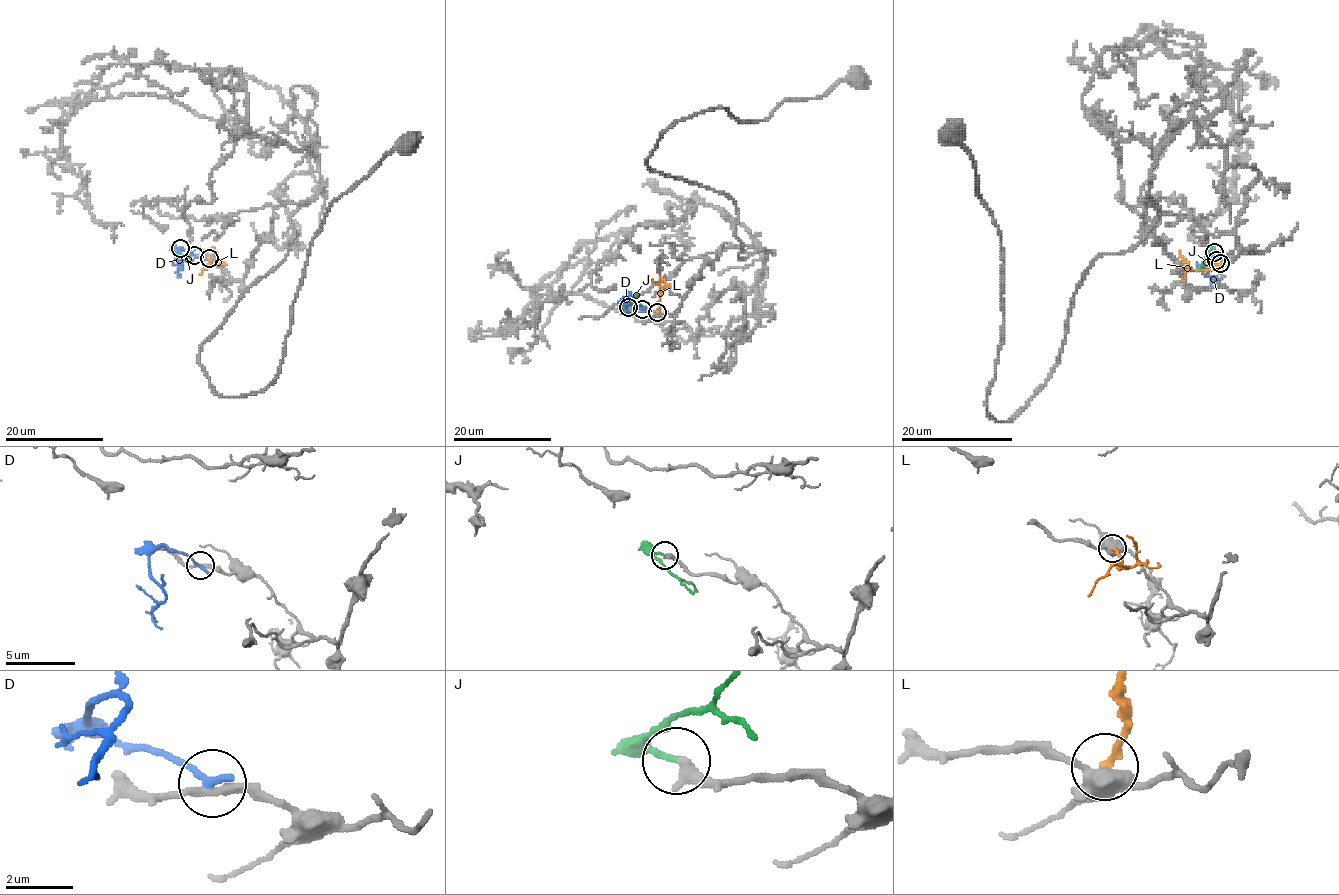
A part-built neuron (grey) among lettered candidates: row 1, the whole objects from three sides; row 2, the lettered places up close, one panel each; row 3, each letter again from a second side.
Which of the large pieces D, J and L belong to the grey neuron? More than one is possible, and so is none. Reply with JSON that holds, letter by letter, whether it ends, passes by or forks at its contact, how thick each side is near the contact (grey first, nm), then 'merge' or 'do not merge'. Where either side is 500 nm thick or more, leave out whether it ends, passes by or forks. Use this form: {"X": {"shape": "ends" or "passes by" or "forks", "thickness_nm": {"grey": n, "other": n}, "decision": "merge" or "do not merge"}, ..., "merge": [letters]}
{"D": {"shape": "ends", "thickness_nm": {"grey": 220, "other": 280}, "decision": "do not merge"}, "J": {"shape": "ends", "thickness_nm": {"grey": 380, "other": 160}, "decision": "merge"}, "L": {"shape": "ends", "thickness_nm": {"grey": 400, "other": 170}, "decision": "do not merge"}, "merge": ["J"]}

